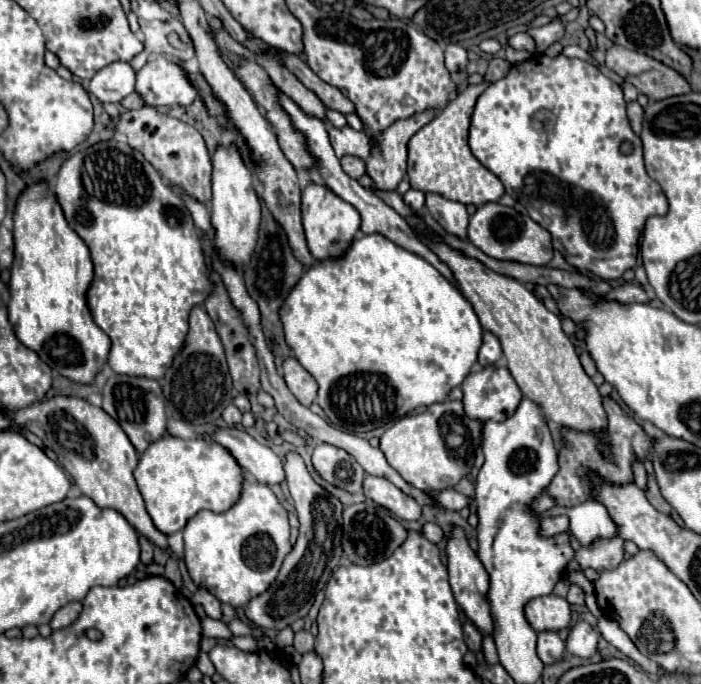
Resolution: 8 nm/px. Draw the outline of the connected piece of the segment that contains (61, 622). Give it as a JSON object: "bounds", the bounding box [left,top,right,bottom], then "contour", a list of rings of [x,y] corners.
{"bounds":[49,602,81,630],"contour":[[[69,602],[69,604],[65,604],[63,608],[59,608],[59,610],[53,614],[49,626],[51,626],[53,630],[65,628],[65,626],[69,626],[69,624],[79,616],[79,612],[81,612],[81,602]]]}

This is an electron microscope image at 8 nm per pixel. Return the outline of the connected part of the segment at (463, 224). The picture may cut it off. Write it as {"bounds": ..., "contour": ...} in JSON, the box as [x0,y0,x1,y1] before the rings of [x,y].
{"bounds":[425,192,469,238],"contour":[[[427,192],[425,208],[429,210],[429,214],[431,214],[449,234],[455,234],[455,236],[459,236],[459,238],[465,238],[465,234],[467,234],[467,222],[469,222],[465,204],[455,202],[455,200],[449,200],[449,198],[441,196],[441,194]]]}

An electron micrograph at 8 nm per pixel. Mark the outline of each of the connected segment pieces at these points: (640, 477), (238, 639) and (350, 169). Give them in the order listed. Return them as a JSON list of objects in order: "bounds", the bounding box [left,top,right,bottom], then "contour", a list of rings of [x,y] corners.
[{"bounds":[633,460,647,490],"contour":[[[635,460],[633,462],[634,482],[641,489],[644,490],[647,484],[647,472],[642,462]]]},{"bounds":[231,636,257,652],"contour":[[[233,636],[231,642],[239,648],[239,650],[245,650],[245,652],[255,652],[257,650],[257,642],[253,636]]]},{"bounds":[341,156,365,178],"contour":[[[343,156],[341,158],[341,166],[345,170],[345,174],[349,174],[351,178],[361,178],[365,174],[365,162],[361,158],[355,156]]]}]

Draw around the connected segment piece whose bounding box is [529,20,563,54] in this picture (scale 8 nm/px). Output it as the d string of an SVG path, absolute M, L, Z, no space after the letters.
M555 20L553 24L547 24L541 28L531 28L529 34L533 36L533 40L537 44L537 54L543 54L553 42L557 42L563 36L563 24L559 20Z

